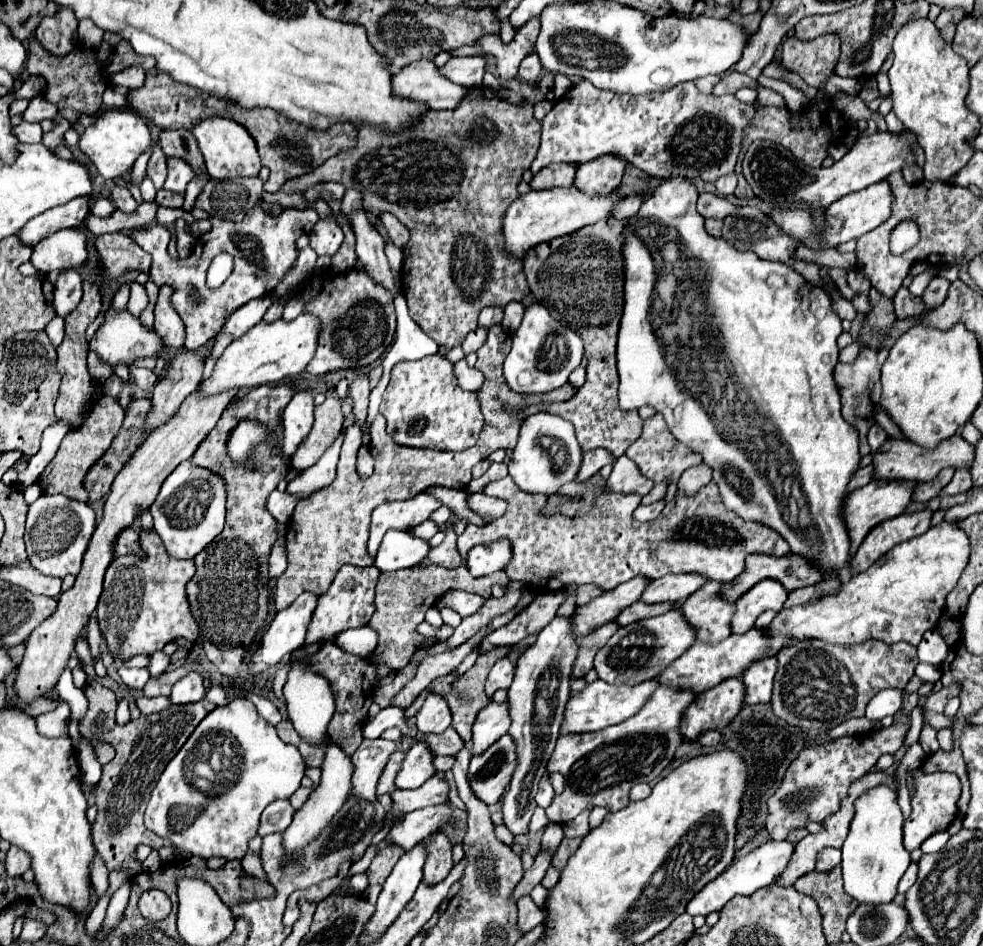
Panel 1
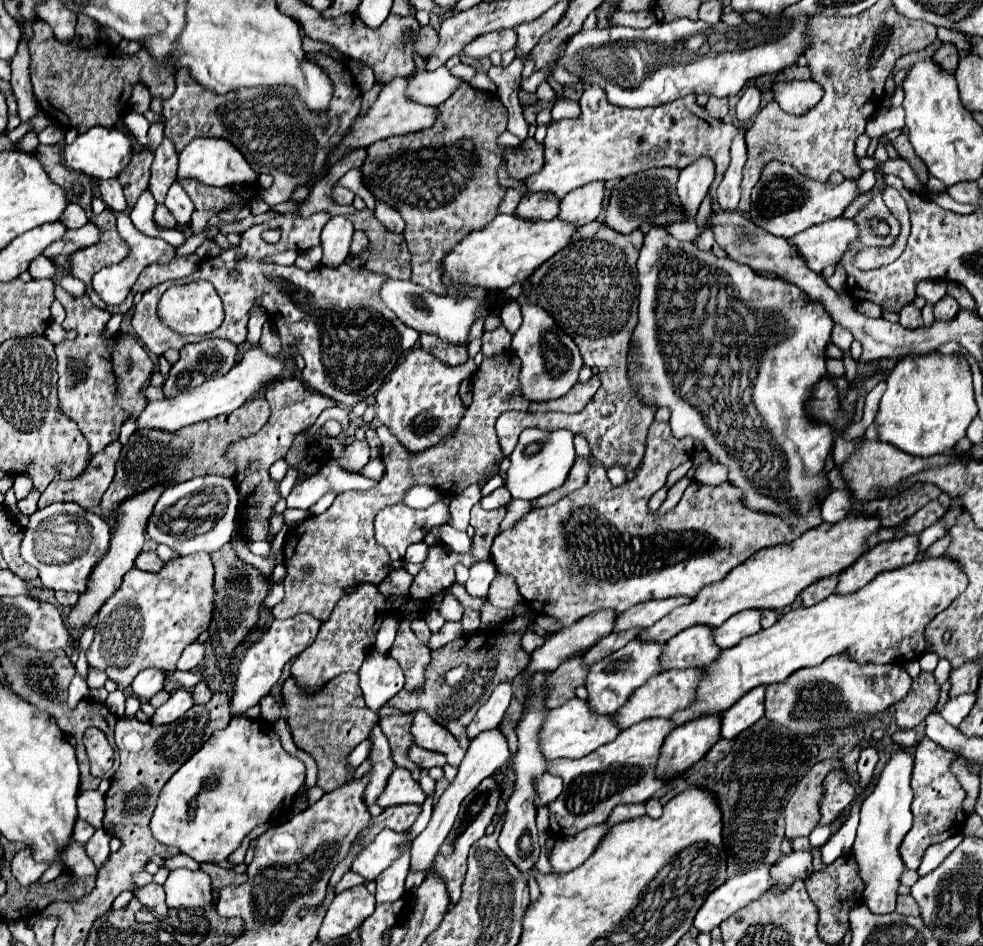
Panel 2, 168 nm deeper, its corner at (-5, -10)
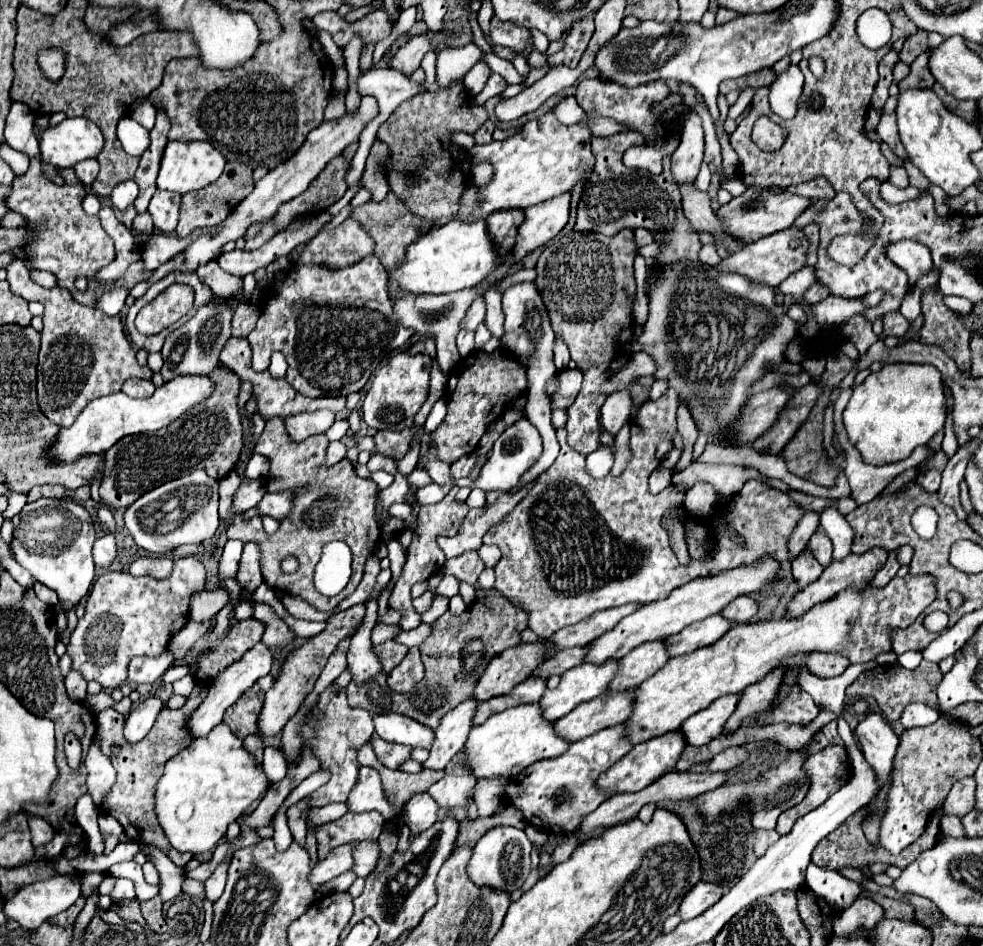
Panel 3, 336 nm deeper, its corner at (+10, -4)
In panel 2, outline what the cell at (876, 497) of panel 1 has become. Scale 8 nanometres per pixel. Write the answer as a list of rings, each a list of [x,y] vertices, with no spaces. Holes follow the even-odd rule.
[[[847,516],[839,524],[827,524],[823,522],[819,528],[807,530],[797,540],[789,544],[777,544],[771,548],[763,548],[755,552],[749,560],[735,566],[723,580],[705,586],[699,590],[699,594],[685,606],[675,608],[671,614],[667,614],[663,620],[655,622],[651,628],[645,628],[637,634],[637,640],[643,642],[659,642],[665,644],[669,638],[679,634],[685,628],[705,624],[709,628],[721,626],[727,618],[741,610],[759,608],[759,610],[779,610],[785,606],[791,606],[809,584],[823,576],[837,576],[847,566],[851,566],[863,552],[867,536],[877,532],[879,520],[877,518],[857,518]]]

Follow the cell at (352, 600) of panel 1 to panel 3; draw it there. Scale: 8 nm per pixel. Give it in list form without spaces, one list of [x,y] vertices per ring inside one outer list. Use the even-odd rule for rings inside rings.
[[[356,604],[348,610],[342,610],[334,616],[330,616],[326,620],[326,628],[308,638],[300,648],[288,652],[288,656],[284,658],[284,664],[280,666],[280,672],[278,672],[278,678],[274,682],[274,686],[266,692],[266,700],[264,700],[264,708],[262,708],[262,714],[260,714],[260,736],[274,736],[278,732],[282,732],[282,728],[286,726],[286,722],[296,714],[296,710],[300,708],[300,704],[304,702],[304,698],[312,692],[314,688],[314,682],[318,680],[320,672],[324,670],[326,666],[326,660],[330,658],[330,654],[338,648],[338,644],[348,638],[352,634],[352,630],[358,628],[358,624],[362,622],[364,618],[364,604]]]

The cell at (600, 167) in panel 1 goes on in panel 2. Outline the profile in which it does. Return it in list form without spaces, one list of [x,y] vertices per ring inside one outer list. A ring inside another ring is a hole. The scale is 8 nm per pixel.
[[[603,182],[587,184],[583,188],[577,188],[575,192],[569,192],[559,204],[557,218],[569,224],[577,224],[577,228],[593,222],[601,212],[603,192]]]

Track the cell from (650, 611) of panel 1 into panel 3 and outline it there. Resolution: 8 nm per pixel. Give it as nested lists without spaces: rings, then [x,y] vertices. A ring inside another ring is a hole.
[[[576,646],[576,650],[558,650],[538,670],[534,670],[534,676],[542,676],[542,678],[550,678],[554,674],[562,676],[568,668],[582,664],[586,652],[588,652],[588,646]]]

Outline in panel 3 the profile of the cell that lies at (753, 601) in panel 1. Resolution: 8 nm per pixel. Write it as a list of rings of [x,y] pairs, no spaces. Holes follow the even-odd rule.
[[[714,614],[714,616],[708,616],[700,622],[694,622],[688,628],[684,628],[682,632],[666,638],[668,652],[674,658],[680,654],[692,652],[698,646],[708,646],[708,644],[716,642],[720,636],[724,636],[732,628],[732,624],[734,622],[724,618],[722,614]]]

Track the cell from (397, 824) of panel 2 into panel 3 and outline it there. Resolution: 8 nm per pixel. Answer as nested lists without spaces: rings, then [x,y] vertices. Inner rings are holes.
[[[376,810],[364,814],[348,812],[336,822],[322,824],[316,828],[318,858],[324,860],[330,854],[330,850],[354,840],[378,840],[382,826],[384,818]]]

